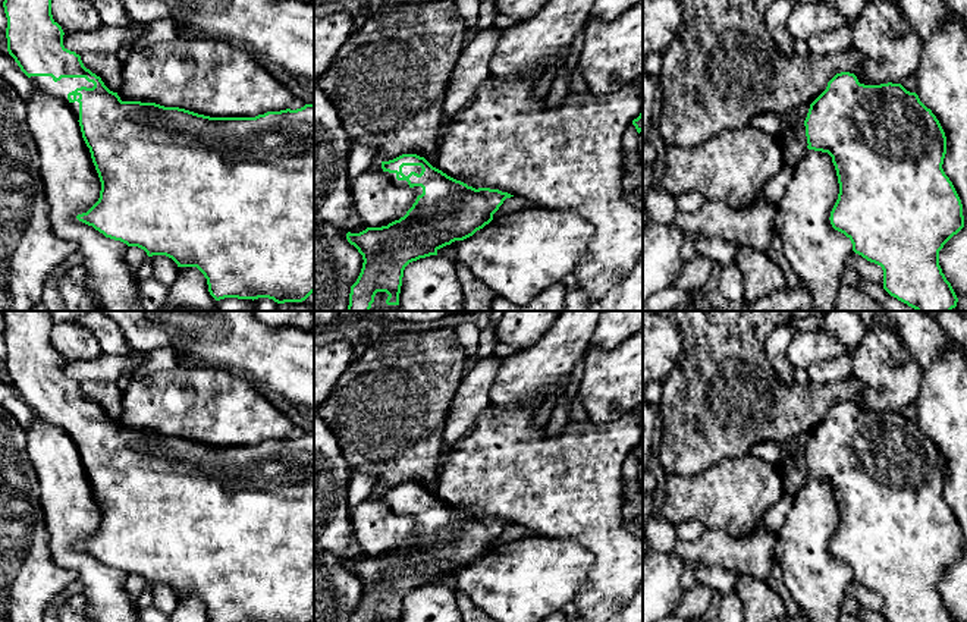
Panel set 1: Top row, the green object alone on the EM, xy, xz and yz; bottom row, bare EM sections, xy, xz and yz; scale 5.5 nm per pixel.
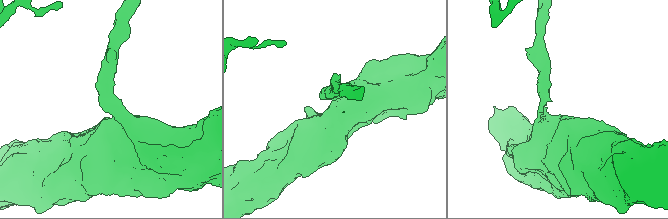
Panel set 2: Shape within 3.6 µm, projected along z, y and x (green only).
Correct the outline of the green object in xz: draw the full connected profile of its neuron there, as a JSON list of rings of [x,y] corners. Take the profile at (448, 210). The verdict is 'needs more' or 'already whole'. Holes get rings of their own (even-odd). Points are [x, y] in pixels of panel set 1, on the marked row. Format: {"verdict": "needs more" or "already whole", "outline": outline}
{"verdict": "needs more", "outline": [[[417,154],[382,161],[382,169],[395,185],[412,188],[418,197],[399,220],[346,233],[364,260],[351,286],[348,311],[371,311],[377,292],[389,295],[387,305],[399,305],[404,270],[409,263],[437,255],[440,248],[472,236],[493,220],[506,198],[514,197],[468,186]]]}

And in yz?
{"verdict": "already whole", "outline": [[[850,72],[836,73],[810,104],[804,120],[807,148],[828,153],[836,170],[839,194],[831,224],[853,244],[853,251],[883,270],[883,289],[916,311],[951,311],[958,298],[939,266],[939,251],[964,227],[961,200],[945,175],[945,132],[916,92],[901,84],[864,85]]]}

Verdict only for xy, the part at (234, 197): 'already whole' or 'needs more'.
needs more

